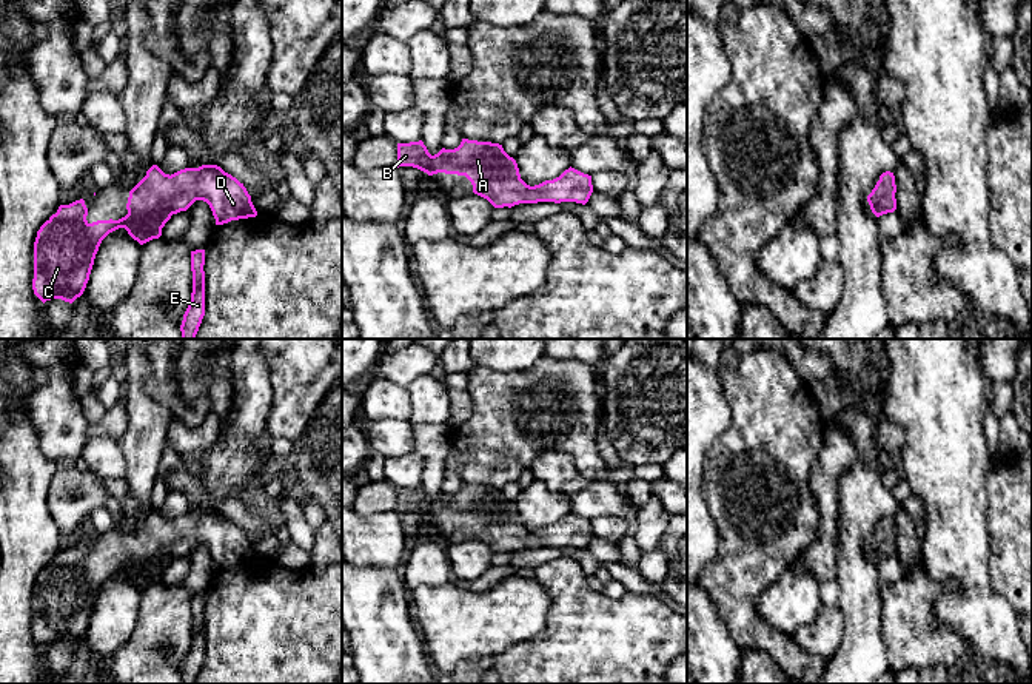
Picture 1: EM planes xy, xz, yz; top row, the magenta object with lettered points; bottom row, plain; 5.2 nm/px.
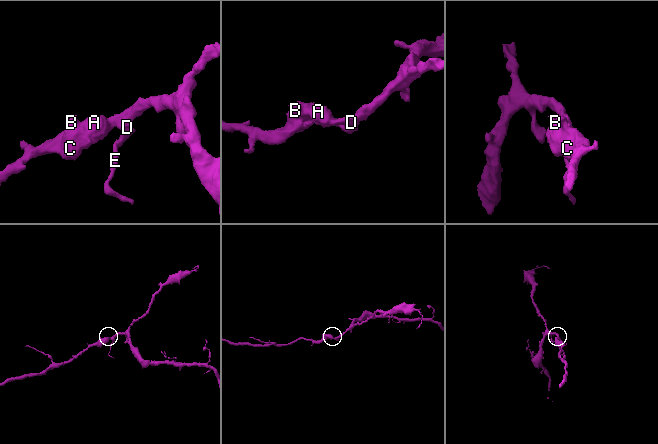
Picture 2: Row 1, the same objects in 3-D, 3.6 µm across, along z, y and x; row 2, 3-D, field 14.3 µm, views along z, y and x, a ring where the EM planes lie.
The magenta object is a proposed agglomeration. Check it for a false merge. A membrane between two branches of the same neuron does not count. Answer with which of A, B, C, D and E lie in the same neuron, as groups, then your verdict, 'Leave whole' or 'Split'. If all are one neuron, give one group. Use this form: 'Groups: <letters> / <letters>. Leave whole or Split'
Groups: A B C D E. Leave whole

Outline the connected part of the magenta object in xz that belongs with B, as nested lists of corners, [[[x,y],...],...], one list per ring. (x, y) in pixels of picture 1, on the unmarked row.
[[[462,484],[454,495],[442,493],[431,501],[422,485],[397,488],[397,513],[413,511],[428,521],[445,518],[465,521],[473,538],[487,544],[494,553],[538,547],[576,547],[585,550],[593,538],[591,521],[575,513],[539,530],[527,530],[518,508],[502,490]]]

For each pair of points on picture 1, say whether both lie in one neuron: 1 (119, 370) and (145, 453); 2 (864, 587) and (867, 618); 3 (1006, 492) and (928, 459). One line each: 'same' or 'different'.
1: different
2: same
3: different

